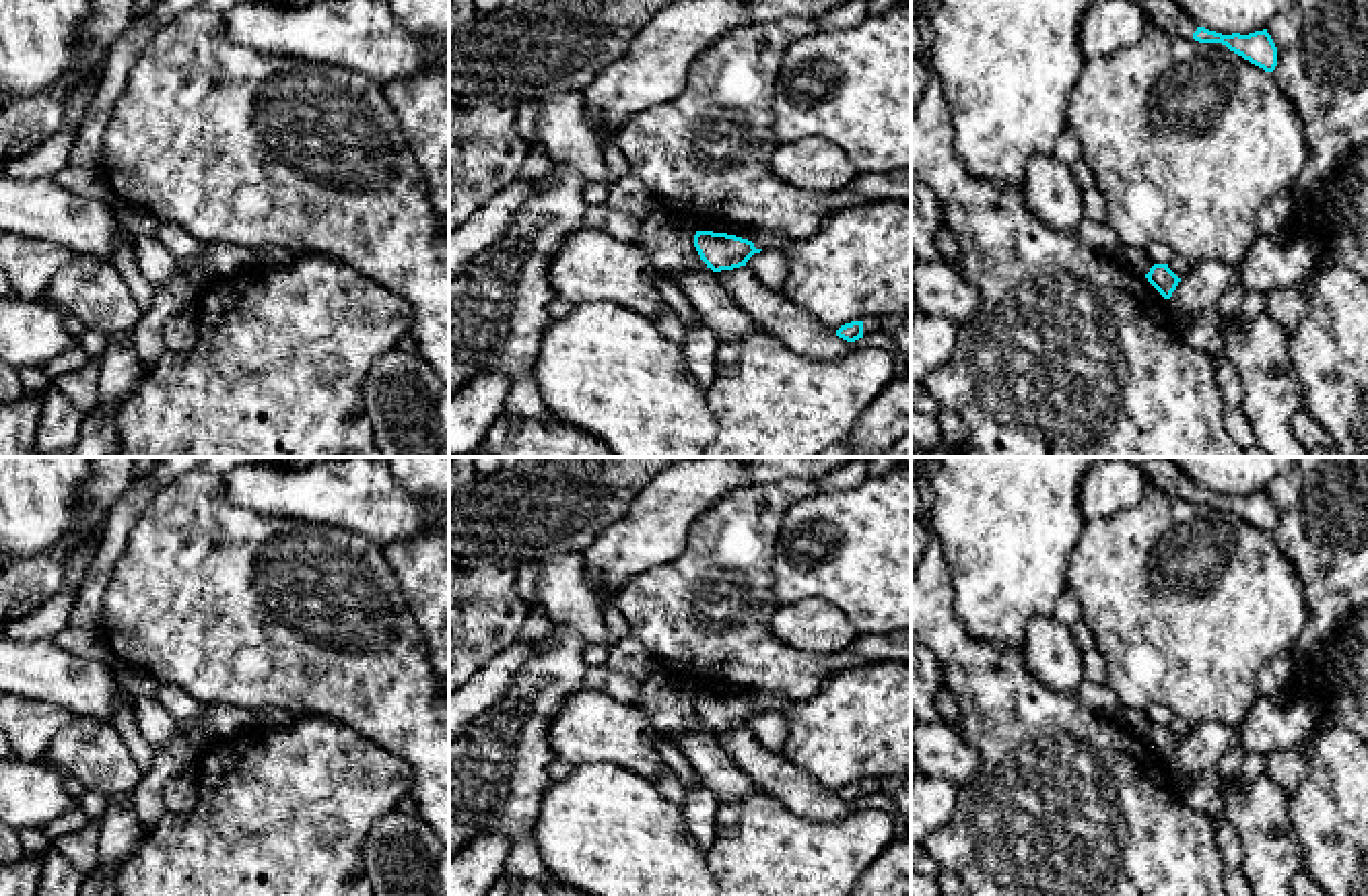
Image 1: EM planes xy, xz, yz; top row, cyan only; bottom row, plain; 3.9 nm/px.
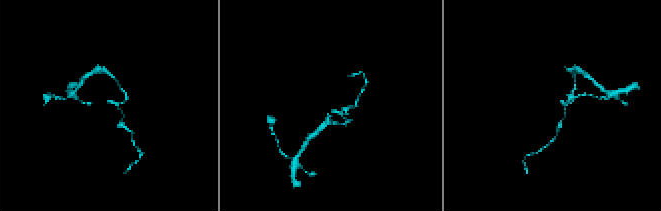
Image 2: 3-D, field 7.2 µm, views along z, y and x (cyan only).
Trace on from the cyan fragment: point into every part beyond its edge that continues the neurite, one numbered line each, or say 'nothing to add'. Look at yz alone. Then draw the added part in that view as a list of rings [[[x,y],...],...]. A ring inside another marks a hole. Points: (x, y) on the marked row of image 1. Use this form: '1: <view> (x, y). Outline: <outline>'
1: yz (1165, 15). Outline: [[[1150,0],[1148,4],[1143,4],[1143,14],[1148,23],[1183,39],[1193,39],[1193,33],[1197,31],[1197,23],[1189,14],[1185,14],[1172,0]]]

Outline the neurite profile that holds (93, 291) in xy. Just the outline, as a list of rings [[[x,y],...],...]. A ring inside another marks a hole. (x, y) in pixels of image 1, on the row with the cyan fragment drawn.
[[[76,255],[47,282],[43,299],[107,338],[132,332],[142,309],[111,262]]]

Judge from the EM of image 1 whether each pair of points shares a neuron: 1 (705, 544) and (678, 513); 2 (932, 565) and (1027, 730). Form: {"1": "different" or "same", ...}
{"1": "different", "2": "same"}

